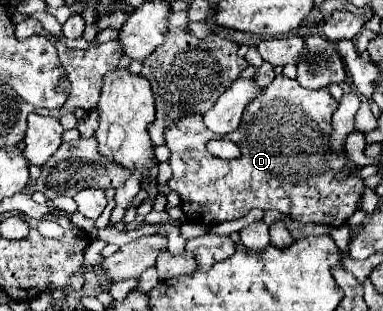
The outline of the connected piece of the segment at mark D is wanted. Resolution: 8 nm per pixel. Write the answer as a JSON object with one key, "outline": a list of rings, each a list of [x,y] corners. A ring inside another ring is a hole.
{"outline":[[[283,74],[275,76],[265,92],[245,108],[241,128],[229,136],[241,148],[241,156],[235,160],[209,156],[205,142],[210,141],[215,134],[204,125],[201,114],[189,112],[175,120],[173,126],[165,130],[165,144],[171,150],[169,164],[173,168],[169,186],[181,196],[181,210],[187,222],[211,226],[225,220],[243,218],[251,208],[275,208],[299,222],[317,222],[327,226],[347,224],[347,220],[357,212],[357,202],[363,196],[365,184],[359,174],[349,174],[345,180],[337,178],[337,174],[347,166],[347,154],[343,152],[341,156],[333,156],[333,152],[327,152],[329,132],[333,132],[331,114],[335,108],[337,100],[329,94],[329,90],[307,90]]]}

